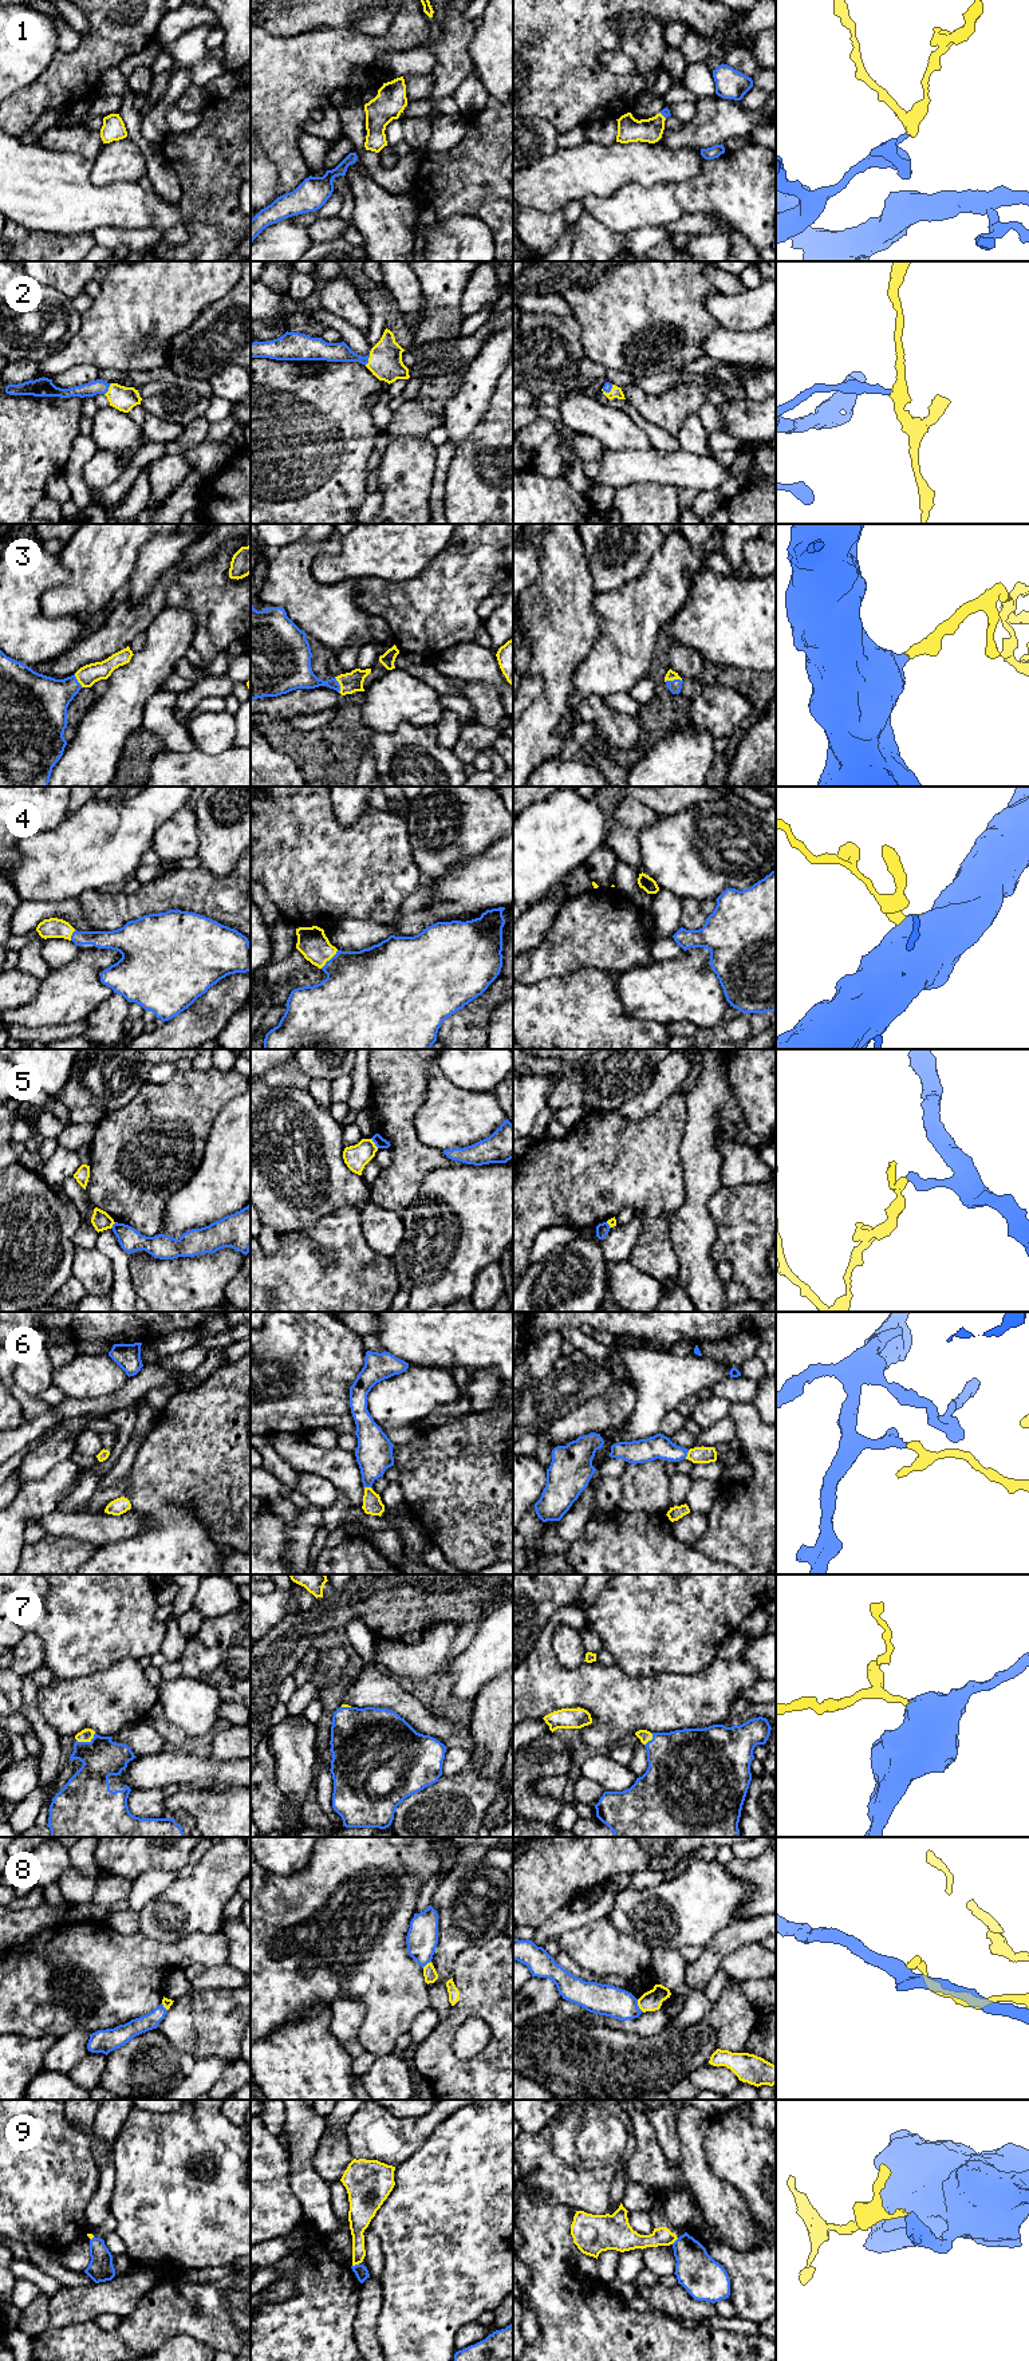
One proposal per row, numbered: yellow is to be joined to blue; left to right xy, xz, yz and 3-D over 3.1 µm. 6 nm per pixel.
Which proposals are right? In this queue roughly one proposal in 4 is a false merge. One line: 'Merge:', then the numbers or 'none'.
Merge: 1, 2, 3, 4, 6, 7

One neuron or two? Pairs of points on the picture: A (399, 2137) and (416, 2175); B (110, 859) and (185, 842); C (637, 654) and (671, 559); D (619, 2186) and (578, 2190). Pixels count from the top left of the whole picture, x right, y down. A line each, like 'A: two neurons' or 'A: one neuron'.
A: two neurons
B: two neurons
C: one neuron
D: two neurons

